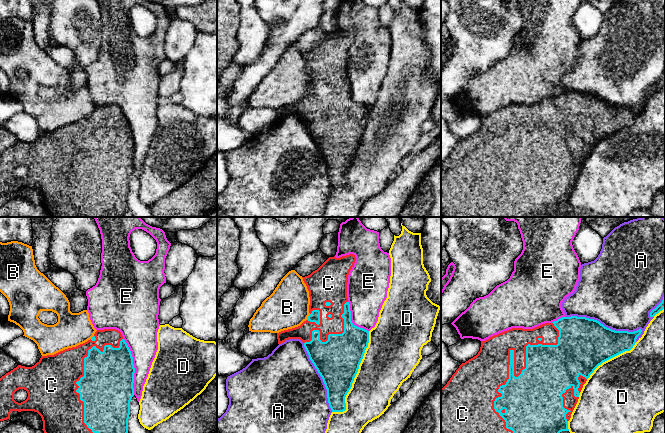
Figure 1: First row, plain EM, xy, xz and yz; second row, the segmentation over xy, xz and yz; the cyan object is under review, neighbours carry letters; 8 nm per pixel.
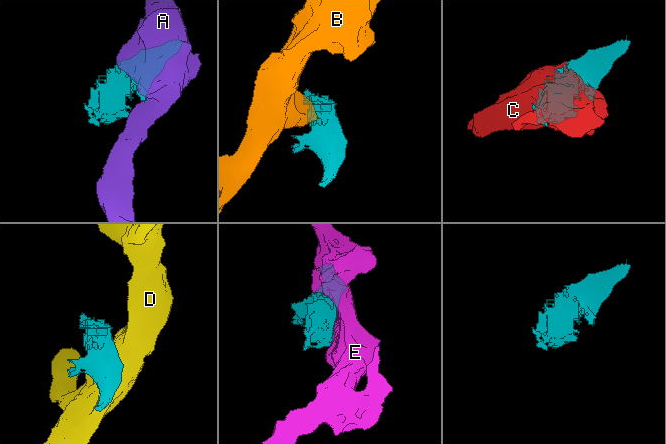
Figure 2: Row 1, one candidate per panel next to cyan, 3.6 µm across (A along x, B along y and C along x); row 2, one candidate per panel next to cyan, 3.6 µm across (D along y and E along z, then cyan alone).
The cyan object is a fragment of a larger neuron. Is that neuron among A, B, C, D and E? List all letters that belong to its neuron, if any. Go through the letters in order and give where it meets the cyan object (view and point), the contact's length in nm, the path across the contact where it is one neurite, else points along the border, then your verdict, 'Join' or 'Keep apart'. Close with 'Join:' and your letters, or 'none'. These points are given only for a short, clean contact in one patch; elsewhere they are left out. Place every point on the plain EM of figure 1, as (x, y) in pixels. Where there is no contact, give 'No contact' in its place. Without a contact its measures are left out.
A: Touches cyan at yz (603, 101). Shared border 650 nm. Keep apart
B: Touches cyan at xz (308, 92). Shared border 60 nm. Boundary: xz (309, 89), (306, 95). Keep apart
C: Touches cyan at yz (513, 132). Shared border 1000 nm. Join
D: Touches cyan at xz (354, 153). Shared border 700 nm. Keep apart
E: Touches cyan at xy (133, 142). Shared border 460 nm. Keep apart
Join: C

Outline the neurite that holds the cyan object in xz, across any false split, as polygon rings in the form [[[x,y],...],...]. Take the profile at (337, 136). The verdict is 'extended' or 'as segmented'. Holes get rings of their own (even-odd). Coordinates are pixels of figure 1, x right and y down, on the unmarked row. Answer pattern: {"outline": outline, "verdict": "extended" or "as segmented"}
{"outline": [[[353,30],[329,33],[317,46],[302,53],[309,67],[310,90],[300,102],[277,109],[278,120],[289,115],[300,115],[304,119],[310,136],[323,155],[332,188],[346,186],[345,173],[369,119],[369,107],[355,102],[351,97],[347,74],[348,51],[355,37]]], "verdict": "extended"}

